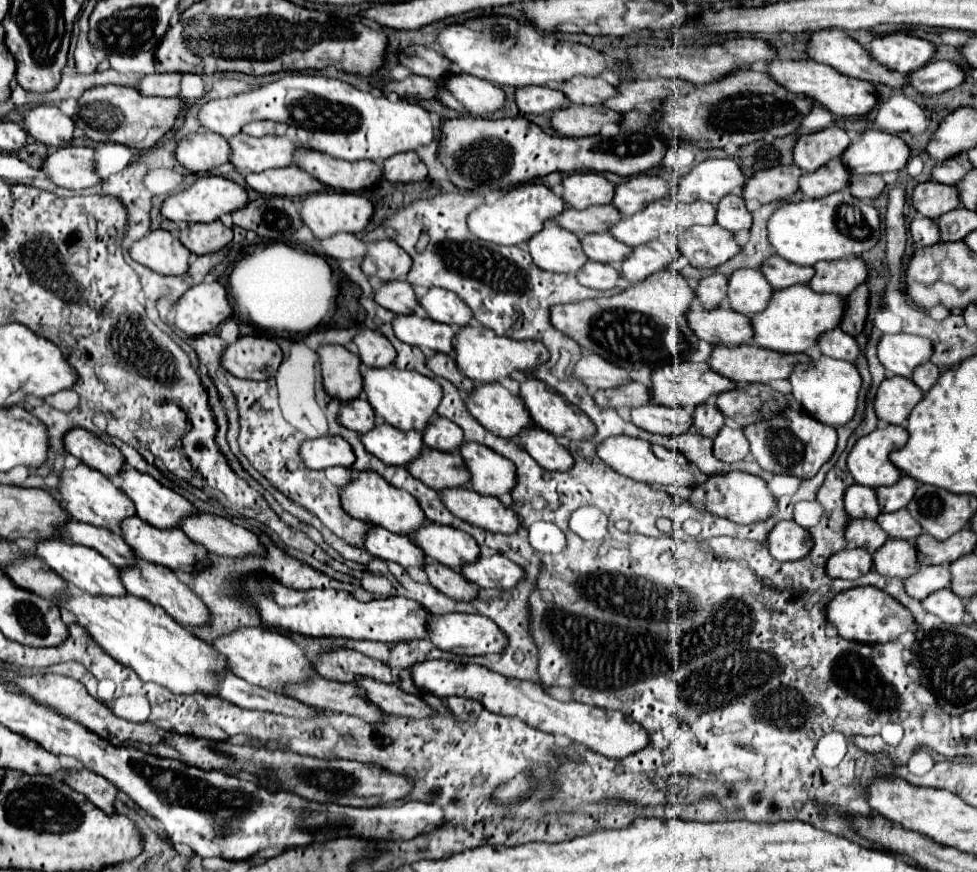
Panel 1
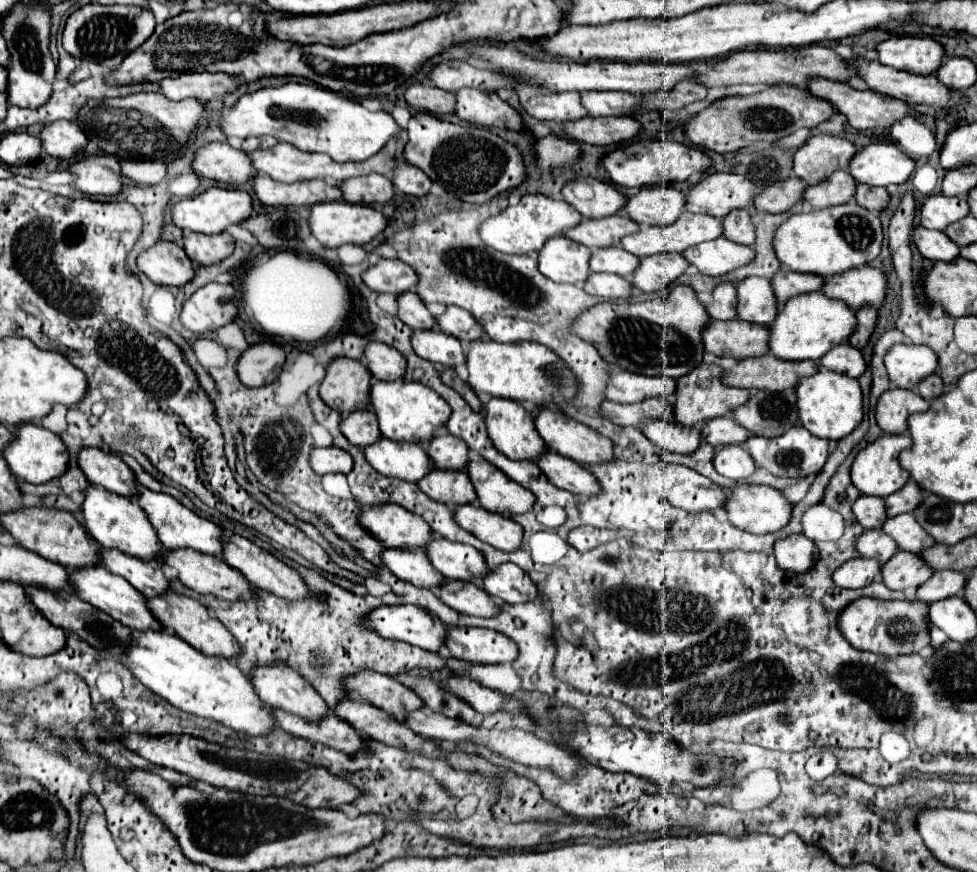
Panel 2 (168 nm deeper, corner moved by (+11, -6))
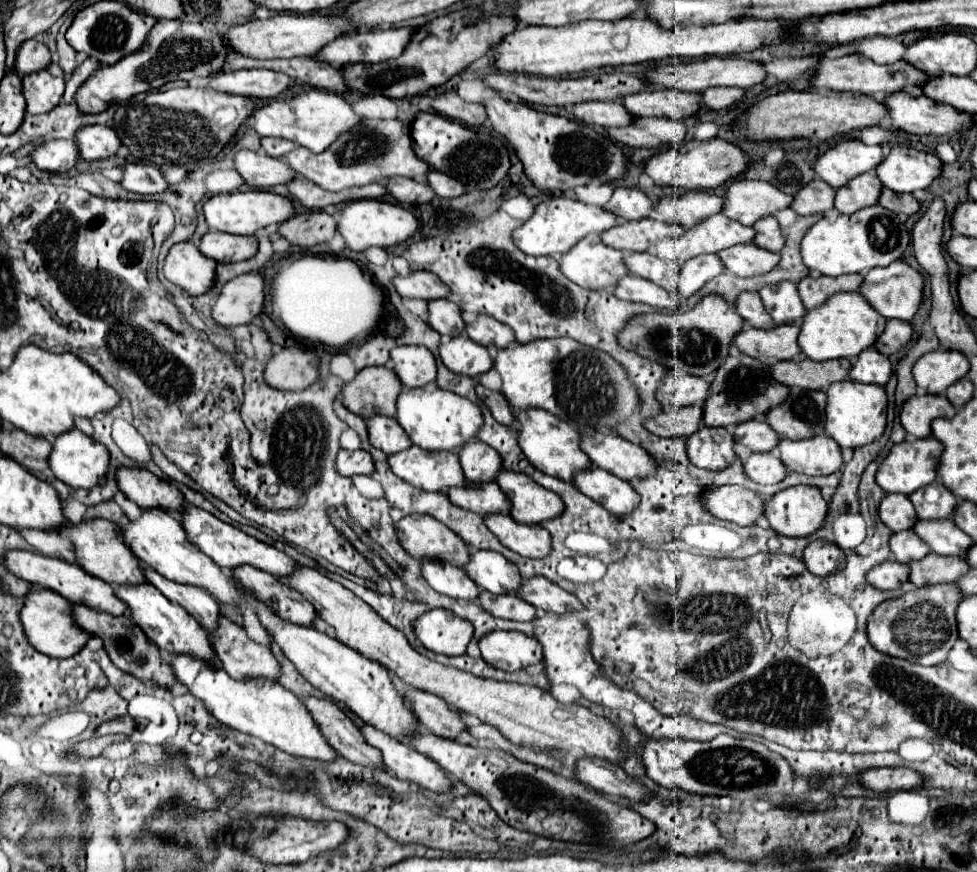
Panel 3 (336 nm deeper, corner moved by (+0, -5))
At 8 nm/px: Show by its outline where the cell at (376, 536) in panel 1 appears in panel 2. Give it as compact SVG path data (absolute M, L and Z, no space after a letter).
M402 547L402 549L384 549L382 563L402 581L408 581L416 587L436 589L444 577L426 561L426 553L420 547Z

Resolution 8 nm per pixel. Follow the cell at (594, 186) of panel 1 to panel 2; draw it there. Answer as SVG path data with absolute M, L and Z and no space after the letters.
M578 177L568 181L562 189L562 197L588 219L614 215L622 211L622 201L626 201L612 185L594 177Z

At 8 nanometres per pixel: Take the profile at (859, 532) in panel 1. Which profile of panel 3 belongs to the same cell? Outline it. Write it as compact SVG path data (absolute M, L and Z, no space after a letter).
M903 530L903 532L893 534L891 552L893 552L895 560L907 564L907 562L925 558L927 554L931 554L931 548L913 530Z

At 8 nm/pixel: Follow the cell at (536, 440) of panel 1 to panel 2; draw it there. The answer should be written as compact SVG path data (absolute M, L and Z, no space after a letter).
M544 451L536 463L542 469L542 473L550 479L550 483L556 487L562 487L578 495L598 493L598 483L590 477L590 471L586 471L580 463L560 453Z

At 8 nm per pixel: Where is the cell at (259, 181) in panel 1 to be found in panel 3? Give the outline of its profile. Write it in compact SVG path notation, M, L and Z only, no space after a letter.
M295 178L287 184L287 188L289 188L289 194L299 204L303 204L305 208L319 208L319 210L323 210L327 206L353 202L353 200L387 196L387 188L383 184L367 184L365 188L347 188L341 192L329 192L329 190L323 190L305 178Z

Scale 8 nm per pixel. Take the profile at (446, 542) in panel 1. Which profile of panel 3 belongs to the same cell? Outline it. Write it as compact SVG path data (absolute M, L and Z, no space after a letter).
M473 550L471 562L463 568L483 590L493 594L517 594L523 578L519 568L499 552Z

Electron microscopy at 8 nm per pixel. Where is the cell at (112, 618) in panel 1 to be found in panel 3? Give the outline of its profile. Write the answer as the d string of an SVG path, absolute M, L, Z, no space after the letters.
M171 656L171 666L177 680L195 698L201 698L205 706L209 706L209 712L225 726L261 738L291 756L327 760L327 762L337 758L337 752L333 750L329 740L321 734L319 726L313 722L313 716L305 708L305 704L293 692L285 690L279 682L265 678L237 682L223 670L217 670L191 656Z

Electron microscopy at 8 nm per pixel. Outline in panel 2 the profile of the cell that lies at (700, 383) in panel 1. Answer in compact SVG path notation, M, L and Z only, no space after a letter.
M698 365L694 367L688 375L682 375L676 379L676 401L672 405L674 409L674 419L682 425L696 425L696 423L702 423L706 419L712 419L712 417L722 417L726 413L732 413L732 409L736 409L738 405L742 405L748 397L750 397L750 391L746 389L738 389L738 387L726 387L720 383L720 373L722 369L716 367L716 365Z

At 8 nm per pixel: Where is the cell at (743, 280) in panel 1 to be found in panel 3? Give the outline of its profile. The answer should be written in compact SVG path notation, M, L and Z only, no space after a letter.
M779 282L775 286L765 286L761 292L761 300L775 324L799 324L805 316L805 306L799 298L795 282Z

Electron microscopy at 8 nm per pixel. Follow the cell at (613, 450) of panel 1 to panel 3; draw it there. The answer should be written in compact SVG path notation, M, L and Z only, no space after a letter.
M743 486L709 488L709 492L703 492L701 500L715 518L739 526L753 526L763 518L763 498Z

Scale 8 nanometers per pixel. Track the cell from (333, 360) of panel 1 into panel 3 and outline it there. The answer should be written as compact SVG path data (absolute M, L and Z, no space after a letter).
M369 366L343 386L345 408L357 416L371 418L375 414L395 416L397 398L403 390L397 374L387 366Z

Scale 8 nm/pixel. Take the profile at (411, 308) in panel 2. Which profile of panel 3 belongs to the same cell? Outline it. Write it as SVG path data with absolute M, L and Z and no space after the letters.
M445 298L429 302L429 324L441 336L459 336L465 330L461 308Z

